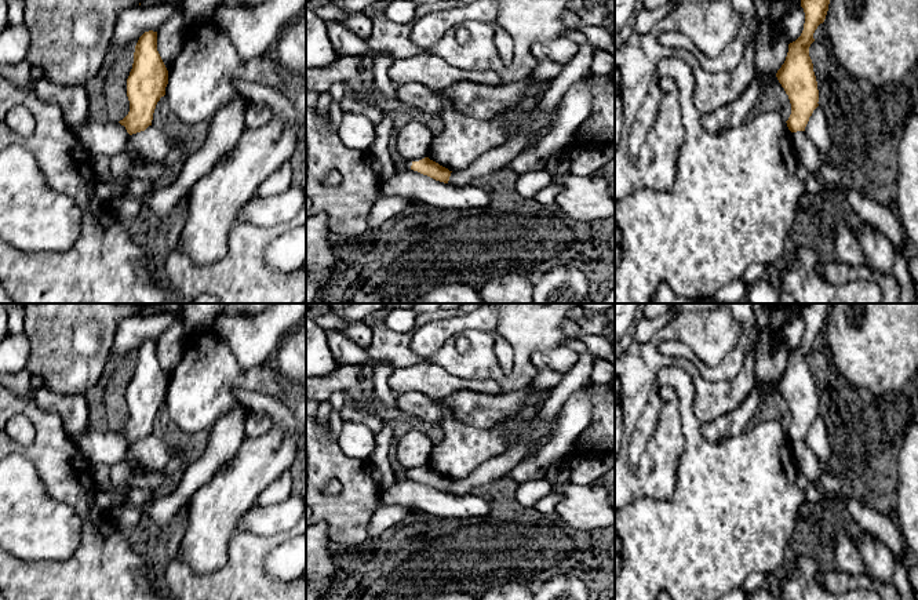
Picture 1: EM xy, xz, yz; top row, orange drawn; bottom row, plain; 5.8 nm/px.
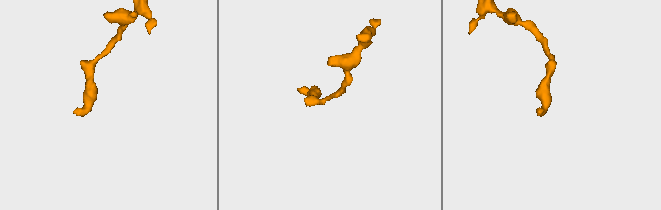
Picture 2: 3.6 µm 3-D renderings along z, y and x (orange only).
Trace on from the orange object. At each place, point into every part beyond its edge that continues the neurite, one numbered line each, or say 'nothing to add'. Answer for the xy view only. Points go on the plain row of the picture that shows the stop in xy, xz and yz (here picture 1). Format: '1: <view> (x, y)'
nothing to add

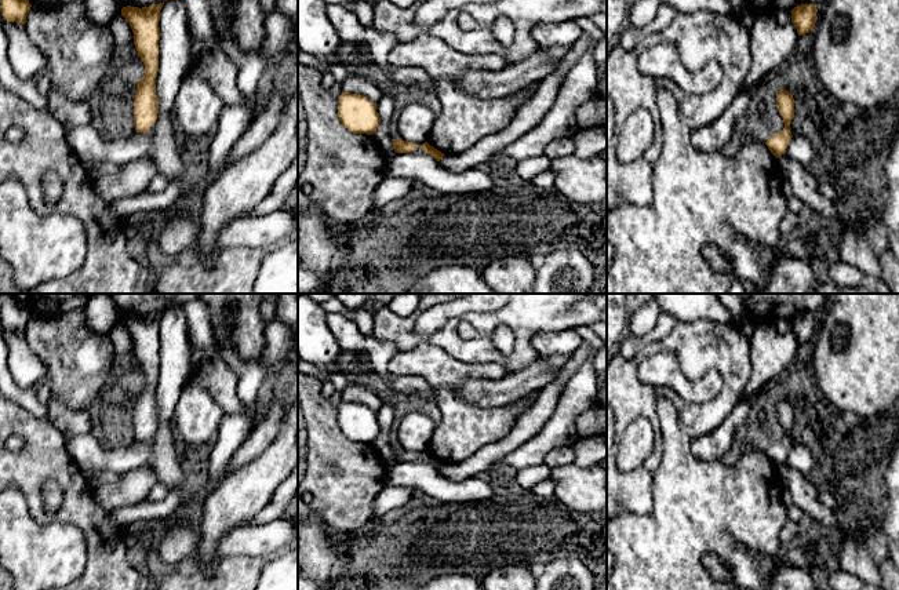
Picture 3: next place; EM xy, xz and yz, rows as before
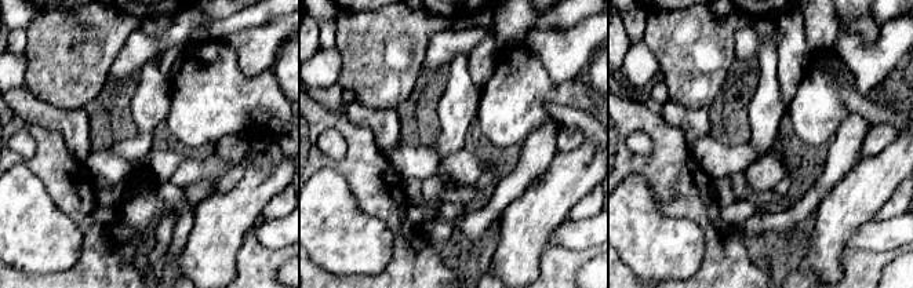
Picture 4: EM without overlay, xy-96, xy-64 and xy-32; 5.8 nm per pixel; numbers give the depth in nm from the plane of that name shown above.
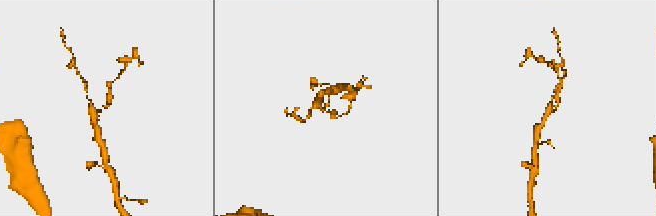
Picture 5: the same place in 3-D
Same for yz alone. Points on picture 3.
nothing to add

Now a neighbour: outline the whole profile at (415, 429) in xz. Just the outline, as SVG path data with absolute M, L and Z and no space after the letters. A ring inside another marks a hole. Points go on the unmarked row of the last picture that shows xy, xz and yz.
M412 411L400 419L397 427L397 441L403 449L422 454L427 451L430 438L436 429L434 423L423 412Z

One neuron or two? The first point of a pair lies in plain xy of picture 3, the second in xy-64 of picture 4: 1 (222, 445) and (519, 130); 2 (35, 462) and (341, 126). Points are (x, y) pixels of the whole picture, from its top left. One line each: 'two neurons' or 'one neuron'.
1: two neurons
2: one neuron

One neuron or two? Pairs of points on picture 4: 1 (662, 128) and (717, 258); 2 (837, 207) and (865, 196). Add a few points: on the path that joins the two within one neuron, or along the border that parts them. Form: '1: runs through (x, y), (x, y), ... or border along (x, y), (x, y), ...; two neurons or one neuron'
1: runs through (670, 160), (676, 179), (704, 208), (710, 226); one neuron
2: runs through (844, 207), (858, 196); one neuron

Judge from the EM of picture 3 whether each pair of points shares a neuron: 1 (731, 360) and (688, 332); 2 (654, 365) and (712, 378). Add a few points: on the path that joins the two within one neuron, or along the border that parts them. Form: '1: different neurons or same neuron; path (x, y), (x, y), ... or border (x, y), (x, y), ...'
1: same neuron; path (720, 349), (705, 335), (699, 335)
2: same neuron; path (668, 372), (684, 386), (698, 386)

